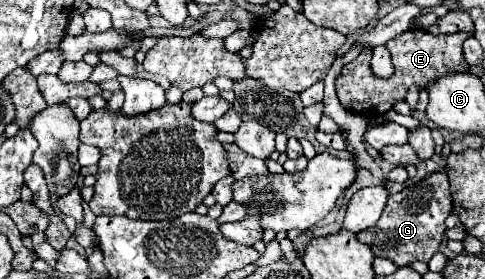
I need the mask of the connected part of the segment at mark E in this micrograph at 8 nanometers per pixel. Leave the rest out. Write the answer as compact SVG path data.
M407 30L407 32L399 34L391 42L387 42L387 50L391 52L395 72L391 78L385 78L385 80L381 80L373 74L371 50L365 48L353 62L349 62L341 68L341 74L335 80L335 90L337 90L341 106L345 110L349 110L353 114L361 114L365 118L383 116L389 108L393 108L397 104L397 100L405 98L411 84L427 86L427 84L433 84L437 78L445 76L447 72L467 72L469 64L465 64L465 58L461 52L461 44L467 38L469 36L465 36L465 32L433 36L425 30Z

